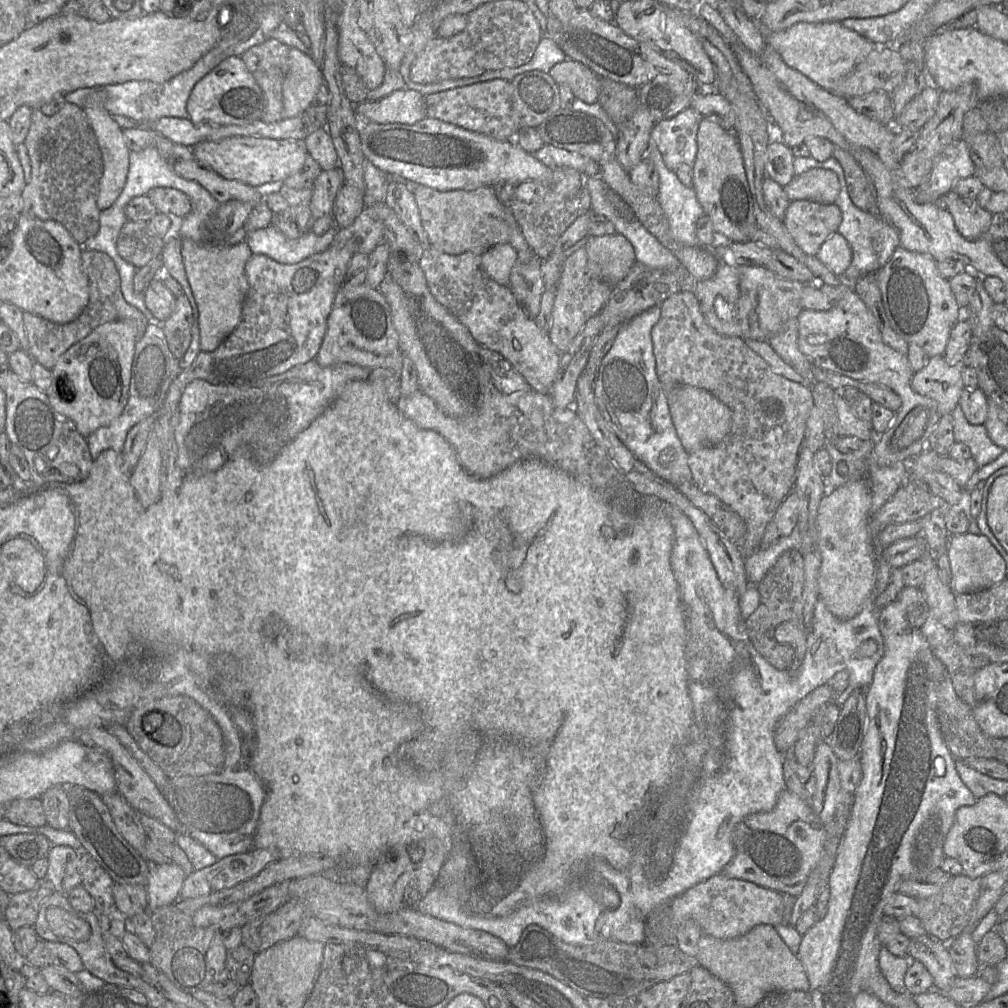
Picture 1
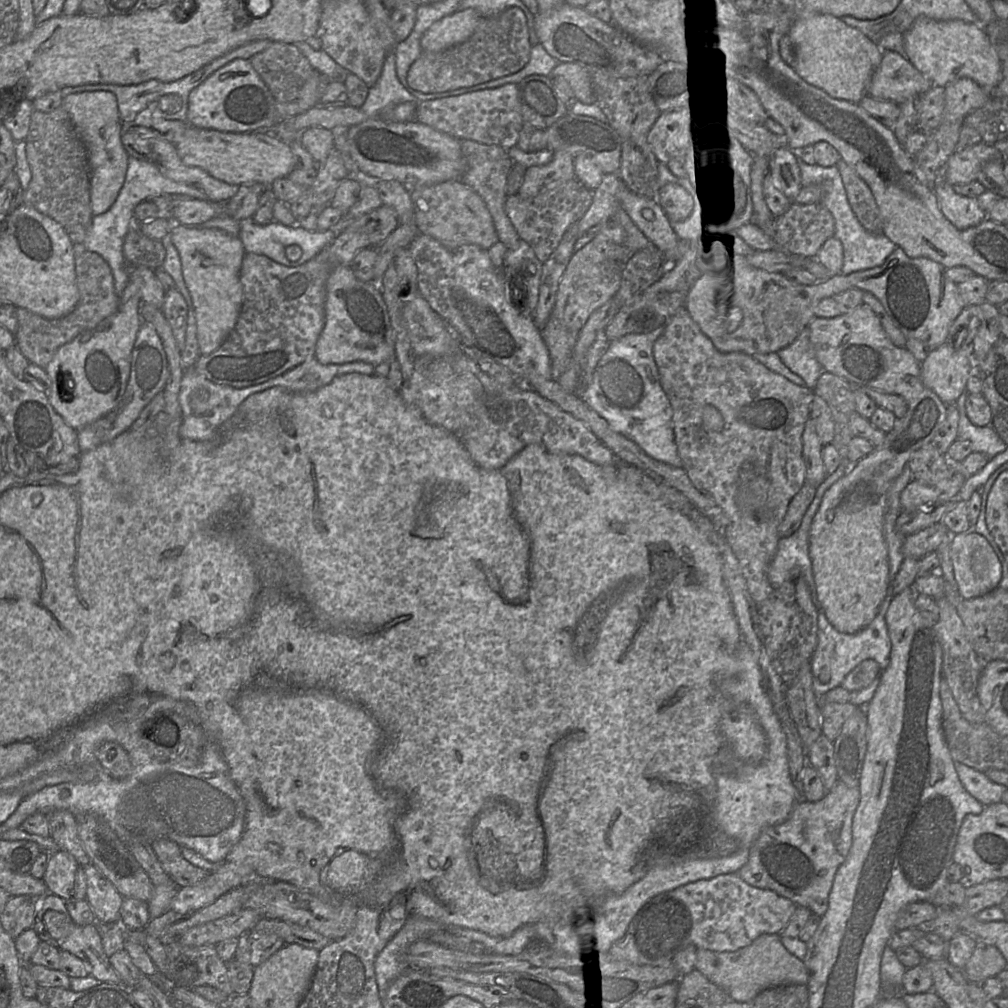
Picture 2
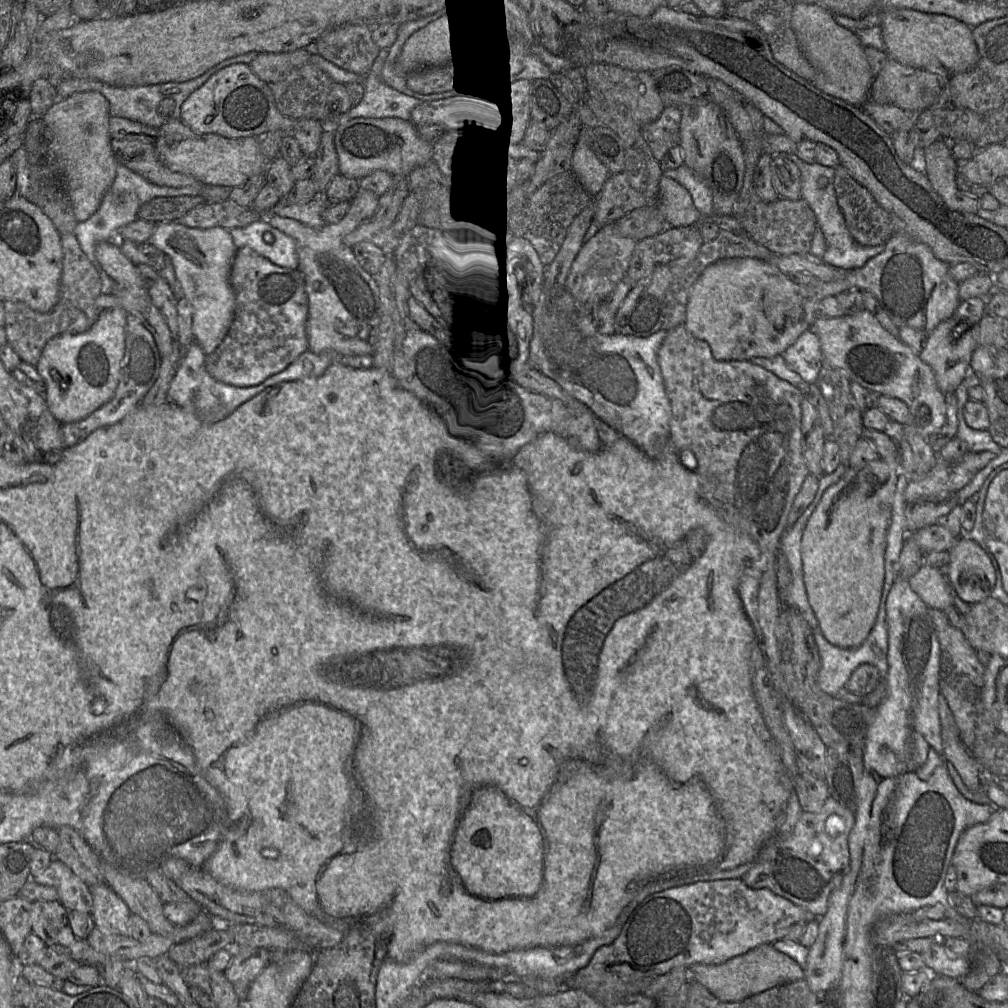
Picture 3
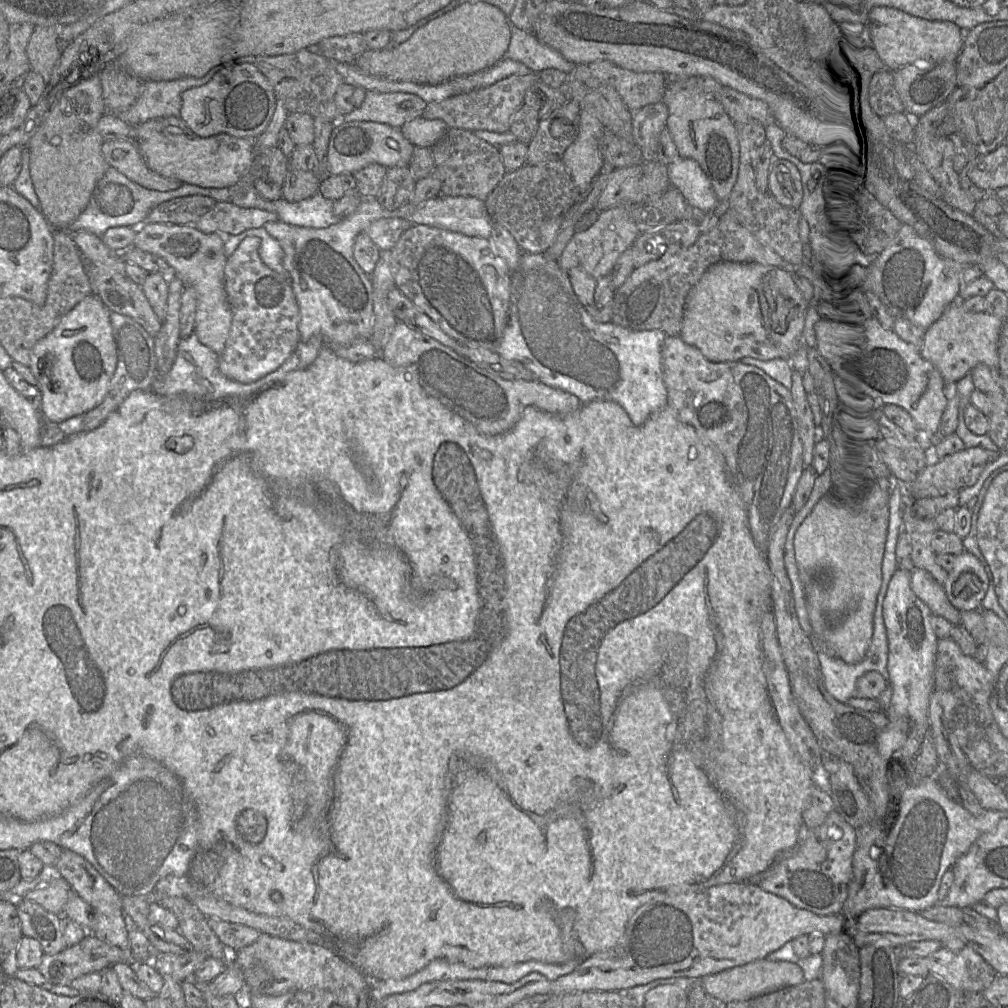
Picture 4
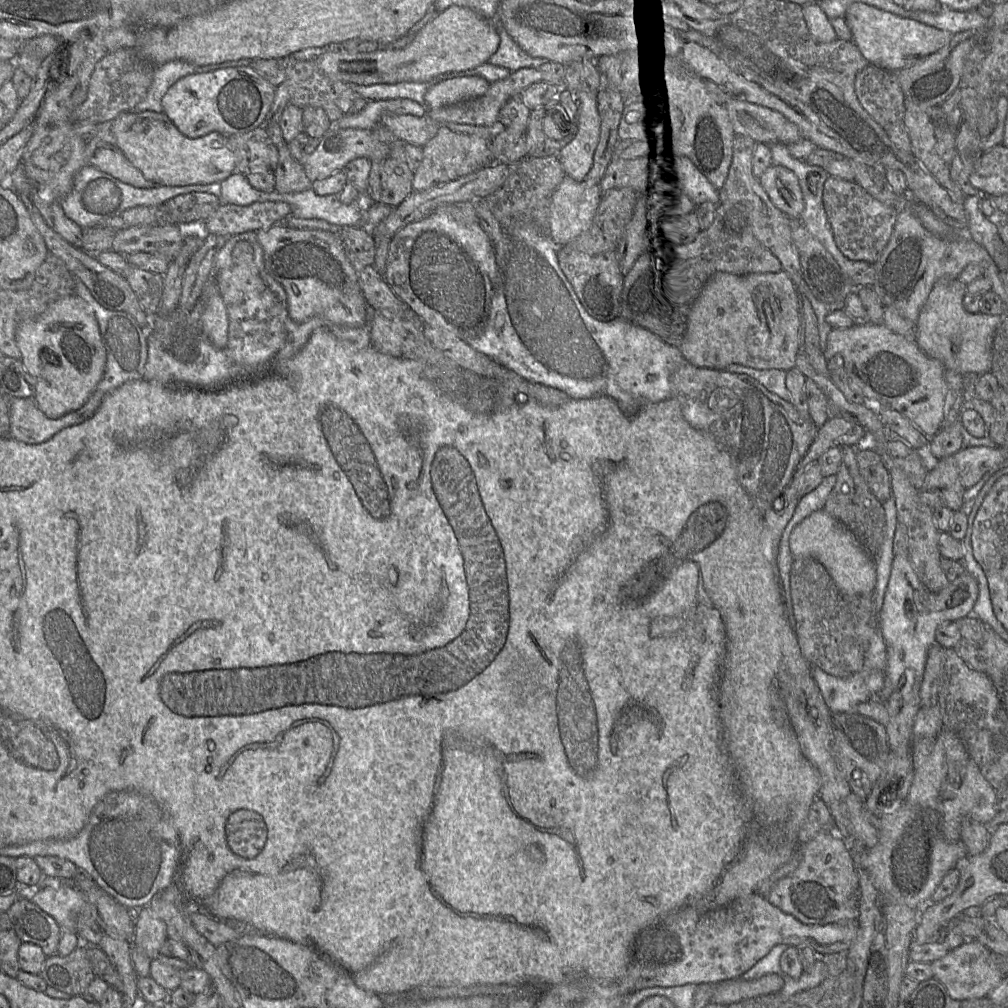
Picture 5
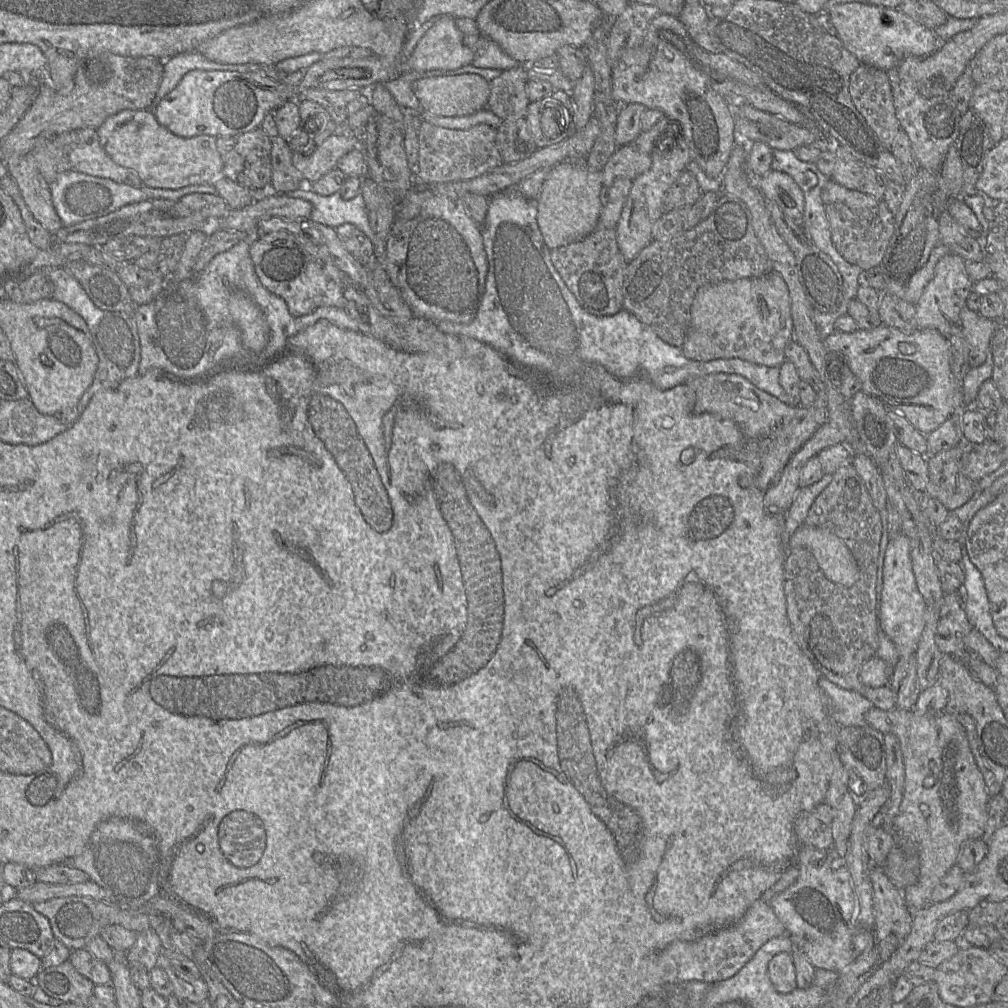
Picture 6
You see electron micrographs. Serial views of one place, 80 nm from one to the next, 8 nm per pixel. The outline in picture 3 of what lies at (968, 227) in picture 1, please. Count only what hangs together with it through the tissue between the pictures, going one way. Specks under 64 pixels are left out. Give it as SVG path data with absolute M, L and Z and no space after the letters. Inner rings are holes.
M938 139L922 149L924 173L934 191L955 211L977 214L978 198L962 193L956 186L958 162L951 153L951 142Z

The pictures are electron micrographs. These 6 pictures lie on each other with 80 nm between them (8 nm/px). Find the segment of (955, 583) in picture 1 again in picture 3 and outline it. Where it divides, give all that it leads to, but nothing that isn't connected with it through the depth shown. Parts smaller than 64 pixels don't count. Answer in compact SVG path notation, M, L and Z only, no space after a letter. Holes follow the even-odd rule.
M960 536L948 552L947 580L957 596L969 605L989 597L995 586L996 573L991 559L981 546Z

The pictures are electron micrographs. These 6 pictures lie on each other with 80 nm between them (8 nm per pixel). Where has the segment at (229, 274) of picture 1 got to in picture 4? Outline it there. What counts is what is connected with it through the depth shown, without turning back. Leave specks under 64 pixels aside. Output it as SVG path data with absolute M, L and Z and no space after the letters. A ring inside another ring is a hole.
M146 222L135 236L132 246L163 258L173 269L175 274L183 281L185 286L190 286L197 293L197 311L194 333L199 341L217 354L225 347L229 336L232 311L224 287L224 269L228 257L224 252L225 242L222 236L215 233L204 233L192 226L168 223Z

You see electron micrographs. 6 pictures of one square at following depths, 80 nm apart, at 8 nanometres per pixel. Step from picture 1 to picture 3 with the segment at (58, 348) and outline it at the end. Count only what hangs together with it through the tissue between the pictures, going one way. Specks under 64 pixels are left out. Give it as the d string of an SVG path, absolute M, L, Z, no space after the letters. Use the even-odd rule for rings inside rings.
M74 234L61 235L63 249L63 268L60 280L59 299L53 309L47 313L32 310L19 301L4 301L4 330L9 345L18 354L22 362L36 366L46 344L66 331L83 333L97 320L96 301L102 293L102 280L95 265L81 249Z

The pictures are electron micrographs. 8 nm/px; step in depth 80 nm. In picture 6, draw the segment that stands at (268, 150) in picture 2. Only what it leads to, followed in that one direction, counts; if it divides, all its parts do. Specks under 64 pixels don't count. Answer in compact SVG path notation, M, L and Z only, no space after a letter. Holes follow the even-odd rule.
M122 110L108 117L97 128L97 134L100 144L113 161L136 171L148 187L178 189L197 184L213 185L219 177L226 176L216 137L177 136L158 122L152 110Z

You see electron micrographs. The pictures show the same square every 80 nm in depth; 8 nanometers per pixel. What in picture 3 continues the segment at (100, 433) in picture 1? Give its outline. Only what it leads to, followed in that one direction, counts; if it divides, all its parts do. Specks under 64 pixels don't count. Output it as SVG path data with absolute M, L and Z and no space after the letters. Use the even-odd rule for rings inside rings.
M128 315L125 328L125 350L121 361L119 381L113 397L86 418L61 424L63 445L71 447L89 436L95 430L121 421L133 411L156 382L161 366L161 356L151 332L134 316Z

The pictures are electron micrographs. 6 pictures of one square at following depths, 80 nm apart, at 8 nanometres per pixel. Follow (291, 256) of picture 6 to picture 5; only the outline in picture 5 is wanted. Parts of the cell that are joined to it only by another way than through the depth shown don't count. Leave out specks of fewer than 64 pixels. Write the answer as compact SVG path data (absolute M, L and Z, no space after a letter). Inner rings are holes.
M283 224L257 232L266 272L286 292L291 319L303 323L320 317L334 325L366 327L367 301L339 234L323 230L299 230Z

